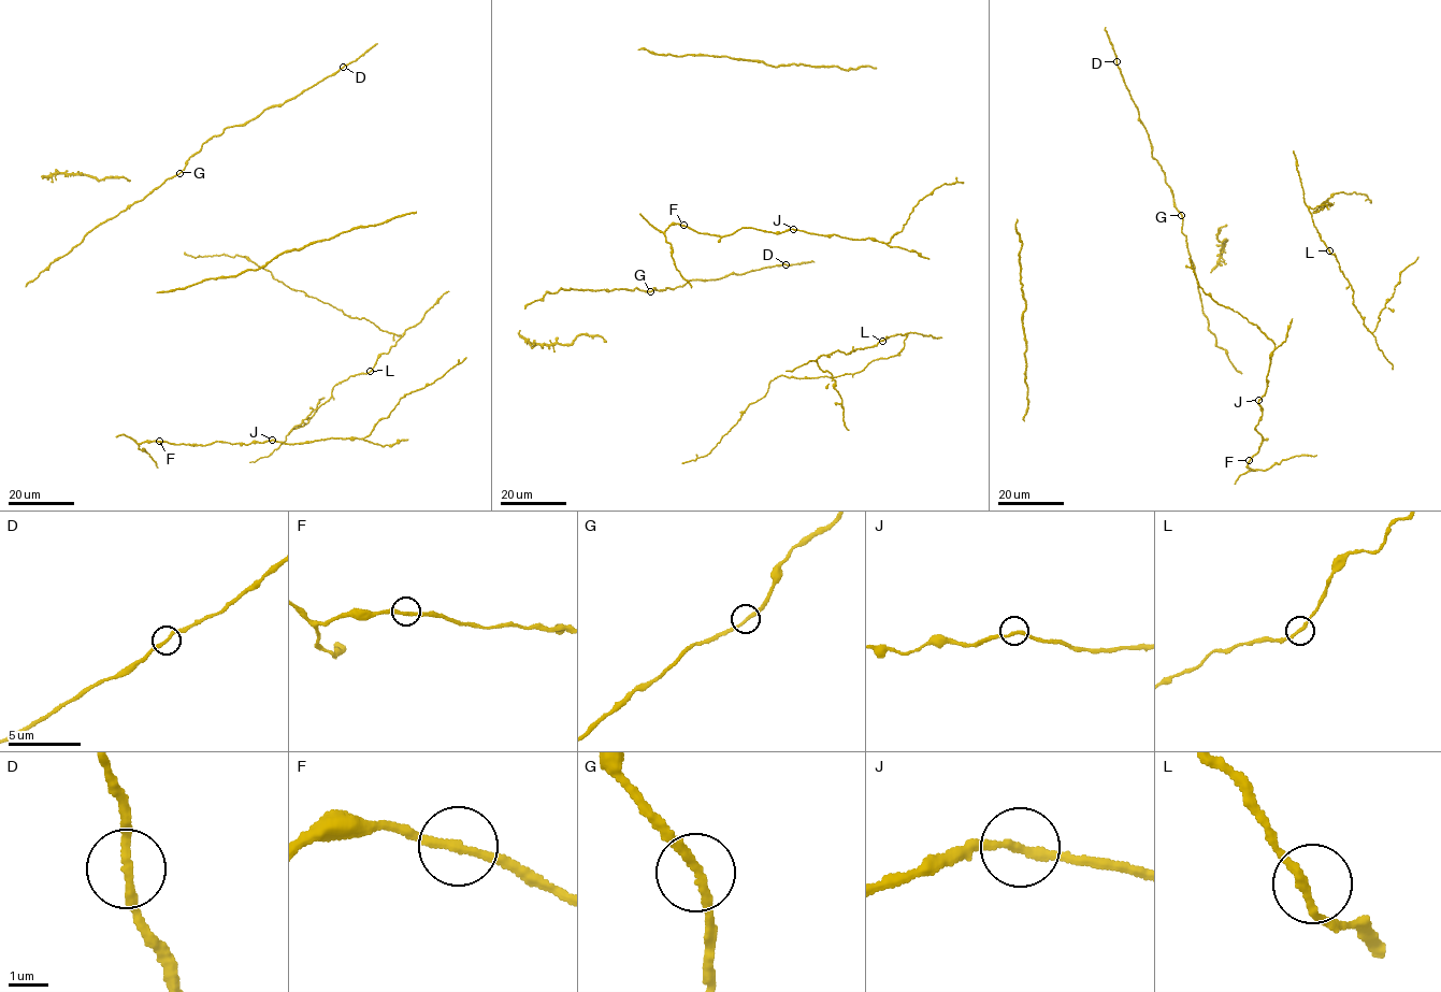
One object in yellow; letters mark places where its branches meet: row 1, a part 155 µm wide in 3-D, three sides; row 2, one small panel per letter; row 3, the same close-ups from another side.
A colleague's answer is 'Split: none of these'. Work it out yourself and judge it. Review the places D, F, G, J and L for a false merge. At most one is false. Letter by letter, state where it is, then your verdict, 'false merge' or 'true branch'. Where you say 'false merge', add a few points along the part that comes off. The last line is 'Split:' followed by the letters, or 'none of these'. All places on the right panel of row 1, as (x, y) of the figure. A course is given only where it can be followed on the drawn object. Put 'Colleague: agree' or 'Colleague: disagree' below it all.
D: at (1117, 61); true branch
F: at (1249, 460); true branch
G: at (1181, 215); true branch
J: at (1258, 400); true branch
L: at (1329, 250); true branch
Split: none of these
Colleague: agree

